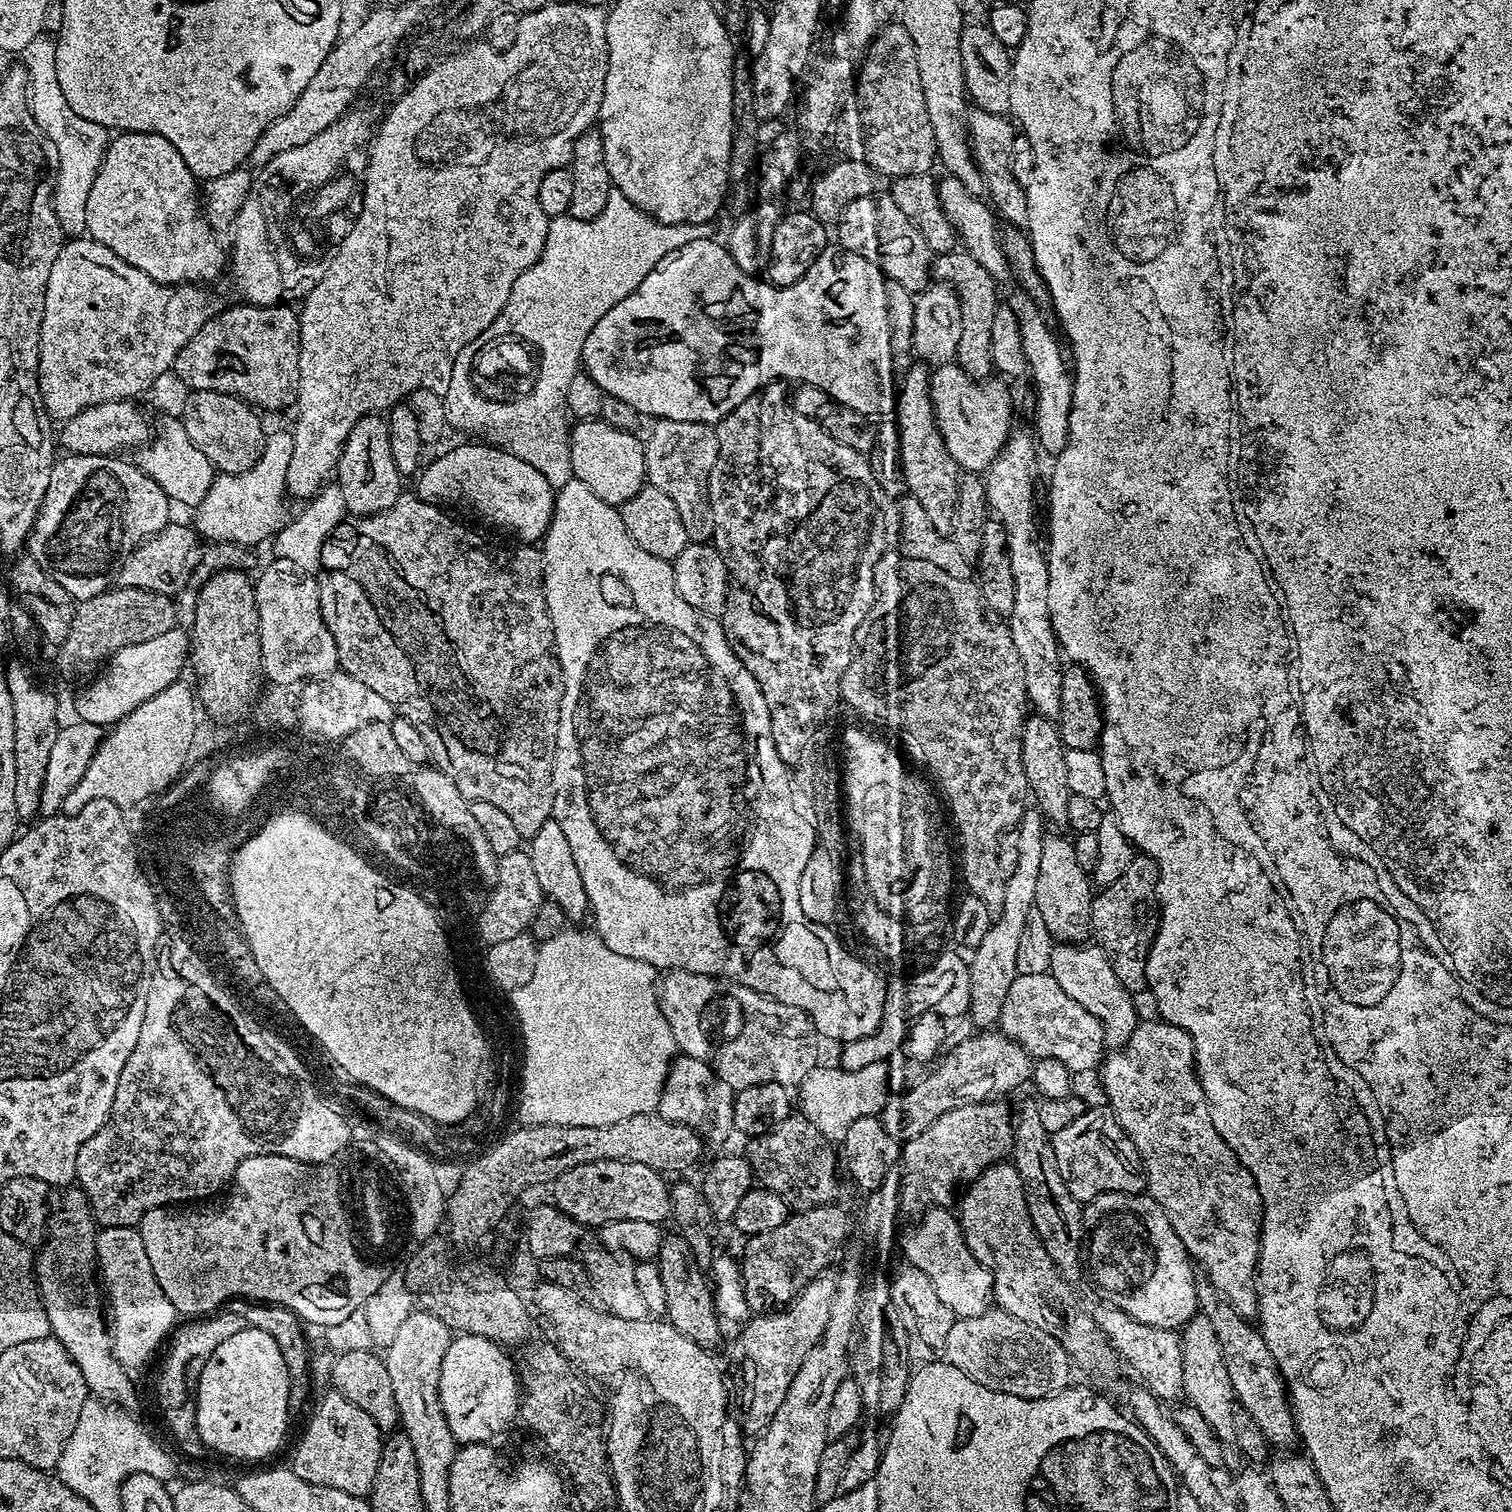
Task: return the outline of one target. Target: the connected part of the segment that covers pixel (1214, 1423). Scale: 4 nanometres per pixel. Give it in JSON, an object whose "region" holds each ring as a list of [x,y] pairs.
{"region":[[[1197,1314],[1184,1325],[1180,1352],[1181,1382],[1184,1384],[1183,1395],[1188,1396],[1187,1403],[1206,1418],[1221,1442],[1228,1446],[1235,1445],[1239,1431],[1234,1422],[1236,1418],[1247,1419],[1248,1412],[1240,1405],[1234,1386],[1230,1386],[1225,1374],[1224,1359],[1214,1337],[1214,1326],[1210,1326],[1210,1318]]]}

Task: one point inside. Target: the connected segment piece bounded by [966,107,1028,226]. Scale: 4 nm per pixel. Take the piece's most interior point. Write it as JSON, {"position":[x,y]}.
{"position":[992,136]}

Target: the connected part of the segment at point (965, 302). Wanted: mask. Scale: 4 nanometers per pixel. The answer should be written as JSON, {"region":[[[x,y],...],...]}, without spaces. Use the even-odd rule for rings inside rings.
{"region":[[[955,250],[937,255],[932,265],[931,275],[937,281],[951,284],[960,299],[962,310],[962,338],[958,338],[956,360],[969,377],[984,378],[993,371],[992,331],[994,330],[994,310],[998,303],[996,297],[997,277],[974,259],[967,250]],[[989,371],[989,372],[988,372]],[[988,372],[988,373],[987,373]]]}

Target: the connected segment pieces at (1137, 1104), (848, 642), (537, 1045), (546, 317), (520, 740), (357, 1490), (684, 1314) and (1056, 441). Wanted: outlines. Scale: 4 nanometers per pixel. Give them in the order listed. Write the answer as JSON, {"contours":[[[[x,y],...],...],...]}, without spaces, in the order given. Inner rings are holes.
{"contours":[[[[1153,1018],[1145,1022],[1137,1023],[1132,1036],[1128,1038],[1122,1050],[1116,1050],[1111,1053],[1113,1056],[1103,1061],[1102,1064],[1102,1092],[1112,1105],[1110,1111],[1115,1117],[1116,1123],[1119,1124],[1121,1131],[1128,1137],[1128,1141],[1138,1150],[1140,1163],[1144,1165],[1144,1175],[1146,1177],[1147,1195],[1154,1197],[1162,1206],[1165,1215],[1170,1218],[1170,1222],[1182,1246],[1188,1251],[1197,1265],[1204,1267],[1204,1272],[1208,1275],[1207,1283],[1228,1304],[1240,1306],[1238,1304],[1248,1304],[1257,1299],[1258,1288],[1258,1265],[1260,1262],[1260,1229],[1262,1227],[1262,1205],[1260,1202],[1260,1191],[1256,1185],[1256,1180],[1249,1173],[1244,1163],[1232,1153],[1232,1149],[1216,1132],[1216,1127],[1212,1125],[1209,1113],[1202,1110],[1202,1093],[1200,1091],[1200,1081],[1196,1078],[1196,1065],[1194,1063],[1194,1049],[1192,1047],[1192,1038],[1186,1030],[1182,1030],[1173,1024],[1166,1024],[1159,1018]]],[[[780,382],[768,384],[759,395],[751,396],[742,402],[730,414],[726,414],[715,425],[716,461],[710,470],[708,479],[708,515],[710,517],[710,540],[716,553],[724,560],[728,568],[728,599],[724,602],[722,631],[732,653],[742,662],[748,673],[759,685],[761,694],[772,719],[772,738],[782,762],[796,766],[805,759],[804,747],[816,736],[816,724],[828,716],[828,711],[841,699],[840,680],[852,661],[852,649],[856,638],[856,627],[866,618],[872,609],[872,602],[878,595],[878,585],[874,570],[881,556],[886,551],[884,538],[884,508],[881,493],[878,491],[876,473],[873,465],[859,456],[856,448],[839,444],[823,430],[803,432],[800,429],[798,415],[790,403],[790,392]]],[[[568,926],[563,932],[554,934],[554,938],[543,941],[539,945],[534,976],[517,992],[515,1004],[519,1009],[520,1020],[523,1020],[521,1027],[528,1041],[527,1087],[523,1101],[523,1116],[527,1120],[553,1120],[560,1123],[610,1126],[614,1122],[622,1122],[622,1118],[630,1118],[634,1114],[652,1114],[659,1109],[660,1095],[664,1089],[664,1083],[668,1080],[672,1061],[678,1049],[674,1042],[674,1034],[670,1034],[670,1026],[660,1009],[657,969],[652,968],[646,962],[638,962],[634,958],[614,954],[614,950],[607,948],[595,931],[583,932],[580,926]]],[[[615,190],[606,198],[606,210],[602,210],[602,214],[598,214],[598,218],[579,220],[567,214],[551,217],[548,222],[546,246],[542,246],[542,254],[538,258],[538,262],[534,262],[534,266],[530,266],[530,270],[526,270],[516,279],[510,290],[510,298],[498,314],[498,318],[494,318],[494,322],[490,322],[490,326],[486,326],[486,330],[482,330],[482,334],[478,334],[478,338],[474,338],[474,342],[467,344],[456,355],[454,374],[450,374],[450,390],[446,390],[443,395],[444,406],[448,411],[449,425],[453,429],[456,427],[460,432],[473,432],[476,435],[473,437],[479,438],[483,443],[495,446],[502,452],[508,452],[511,456],[517,456],[519,460],[532,466],[538,474],[542,474],[542,478],[546,478],[546,482],[550,482],[553,490],[559,490],[562,486],[566,486],[566,482],[574,479],[570,466],[570,415],[566,408],[566,390],[568,390],[571,378],[578,373],[578,369],[581,367],[580,351],[590,330],[594,330],[598,318],[602,318],[602,314],[606,314],[606,310],[618,306],[618,302],[622,302],[622,298],[626,298],[634,290],[638,290],[642,278],[646,278],[646,274],[650,274],[650,270],[657,268],[671,252],[686,246],[686,242],[711,237],[713,235],[712,227],[711,223],[660,224],[653,220],[648,213],[635,208],[621,192]]],[[[404,490],[394,502],[394,506],[390,506],[385,512],[379,512],[376,516],[353,519],[351,521],[353,524],[347,524],[347,522],[337,524],[320,551],[320,568],[328,571],[325,576],[319,577],[322,618],[336,643],[339,671],[345,672],[347,676],[358,678],[358,682],[370,686],[370,690],[377,692],[381,698],[386,698],[386,702],[390,702],[393,710],[415,726],[418,734],[426,738],[426,746],[430,746],[430,754],[435,766],[453,779],[454,786],[461,791],[467,801],[491,802],[492,805],[498,806],[498,810],[506,810],[510,822],[514,822],[514,827],[518,829],[520,837],[530,838],[538,834],[538,830],[542,830],[542,822],[549,820],[552,815],[552,771],[556,765],[556,739],[560,725],[560,707],[564,697],[564,671],[560,669],[560,659],[556,656],[556,639],[552,629],[552,619],[544,601],[544,557],[541,549],[536,546],[516,546],[520,548],[504,548],[501,552],[488,552],[487,542],[478,533],[468,532],[466,525],[459,524],[458,521],[451,520],[448,516],[451,515],[445,509],[428,504],[421,496],[416,495],[415,491]],[[392,556],[398,560],[404,572],[404,576],[400,574],[394,576],[394,582],[398,578],[402,586],[410,582],[412,588],[418,588],[422,592],[420,596],[428,598],[430,616],[436,620],[430,626],[426,626],[424,622],[418,622],[414,590],[410,590],[410,586],[404,586],[404,590],[408,590],[410,594],[410,602],[404,606],[404,610],[408,612],[408,630],[414,634],[414,644],[416,644],[416,646],[410,646],[410,650],[402,648],[396,634],[388,628],[384,620],[384,614],[390,614],[390,610],[384,608],[384,606],[390,606],[388,604],[390,596],[388,594],[384,594],[382,598],[374,596],[376,590],[388,592],[388,586],[390,588],[396,586],[402,590],[402,586],[390,584]]],[[[341,1392],[329,1393],[300,1436],[300,1445],[290,1461],[291,1470],[307,1484],[321,1484],[346,1490],[346,1494],[367,1497],[378,1471],[382,1433],[379,1426]]],[[[679,1234],[665,1235],[661,1242],[660,1252],[655,1257],[658,1274],[666,1286],[666,1319],[686,1338],[690,1338],[699,1348],[716,1350],[720,1344],[721,1317],[716,1310],[713,1289],[704,1281],[700,1273],[701,1265],[692,1255],[690,1246]]],[[[1021,311],[1020,333],[1023,334],[1022,350],[1028,359],[1030,380],[1035,387],[1036,407],[1041,420],[1036,424],[1034,439],[1041,449],[1049,452],[1052,458],[1059,456],[1068,441],[1068,409],[1072,402],[1072,382],[1070,368],[1064,365],[1060,346],[1052,337],[1052,332],[1040,320],[1032,320],[1028,312]]]]}

